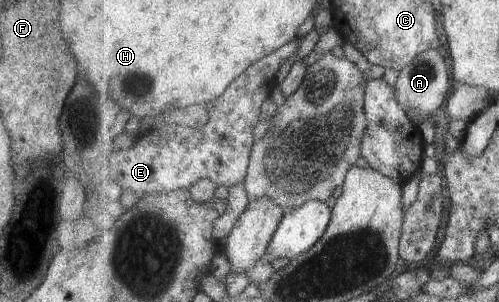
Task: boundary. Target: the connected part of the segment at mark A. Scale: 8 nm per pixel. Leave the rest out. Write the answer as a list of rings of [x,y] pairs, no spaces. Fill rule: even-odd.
[[[433,49],[419,55],[399,72],[395,83],[397,100],[404,108],[413,108],[420,114],[433,114],[437,108],[447,102],[451,94],[451,74],[445,64],[445,58],[441,56],[439,49]]]

